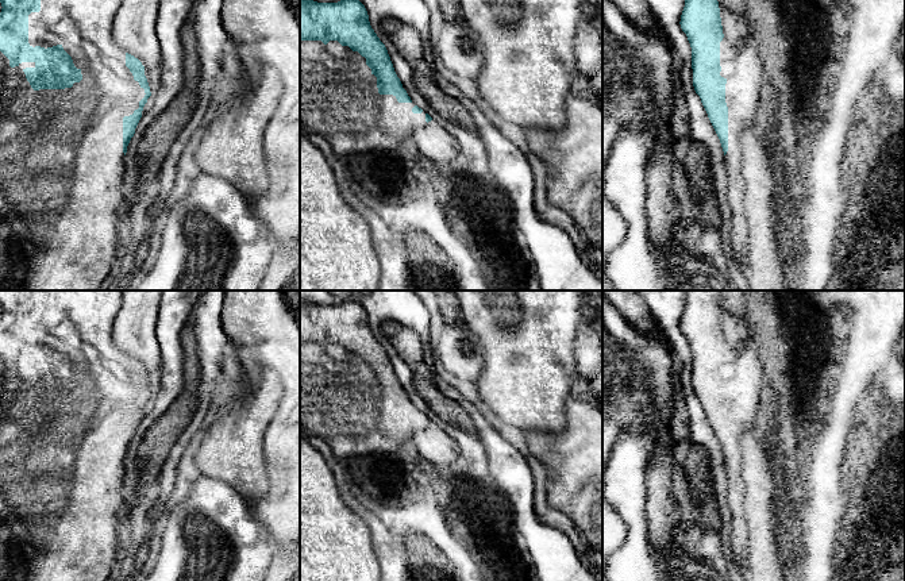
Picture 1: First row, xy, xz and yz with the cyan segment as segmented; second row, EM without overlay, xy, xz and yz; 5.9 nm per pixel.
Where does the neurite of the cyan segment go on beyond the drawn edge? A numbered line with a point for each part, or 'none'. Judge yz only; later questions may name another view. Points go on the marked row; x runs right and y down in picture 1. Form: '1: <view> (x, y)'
1: yz (743, 66)

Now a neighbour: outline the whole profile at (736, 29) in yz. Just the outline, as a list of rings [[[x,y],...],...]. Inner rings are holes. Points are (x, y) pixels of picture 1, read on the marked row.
[[[724,5],[719,8],[724,36],[732,46],[740,47],[744,39],[754,31],[752,24],[748,18],[740,16]]]

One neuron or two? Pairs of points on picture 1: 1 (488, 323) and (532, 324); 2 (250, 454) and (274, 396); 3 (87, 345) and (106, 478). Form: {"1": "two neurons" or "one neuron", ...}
{"1": "one neuron", "2": "one neuron", "3": "one neuron"}

